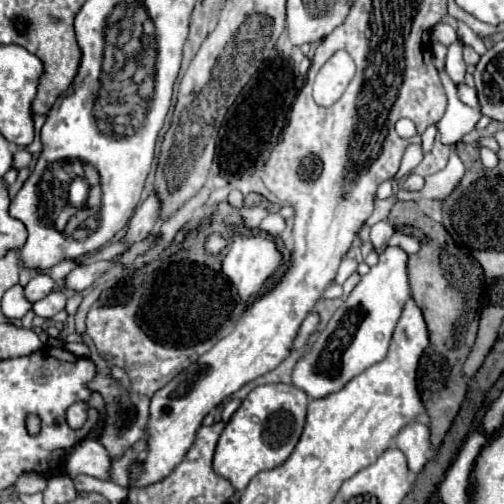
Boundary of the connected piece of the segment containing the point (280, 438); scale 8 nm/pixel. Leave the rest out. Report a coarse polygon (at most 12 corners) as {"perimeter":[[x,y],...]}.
{"perimeter":[[255,387],[225,425],[213,469],[243,491],[295,449],[307,393]]}

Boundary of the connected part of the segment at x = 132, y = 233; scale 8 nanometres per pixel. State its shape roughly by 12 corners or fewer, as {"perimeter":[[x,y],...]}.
{"perimeter":[[151,193],[135,209],[125,241],[141,241],[161,215],[161,199]]}

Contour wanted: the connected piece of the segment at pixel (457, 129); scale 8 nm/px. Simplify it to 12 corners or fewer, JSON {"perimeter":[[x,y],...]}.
{"perimeter":[[445,71],[447,103],[437,123],[445,145],[461,141],[473,131],[481,113],[459,101],[455,83]]}

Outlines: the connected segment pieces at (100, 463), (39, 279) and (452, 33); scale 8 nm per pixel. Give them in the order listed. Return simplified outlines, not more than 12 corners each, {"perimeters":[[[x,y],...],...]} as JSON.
{"perimeters":[[[83,439],[61,469],[69,477],[111,479],[111,455]],[[37,273],[25,287],[31,303],[47,297],[55,287],[49,275]],[[437,23],[433,37],[451,45],[457,43],[457,31],[445,23]]]}

